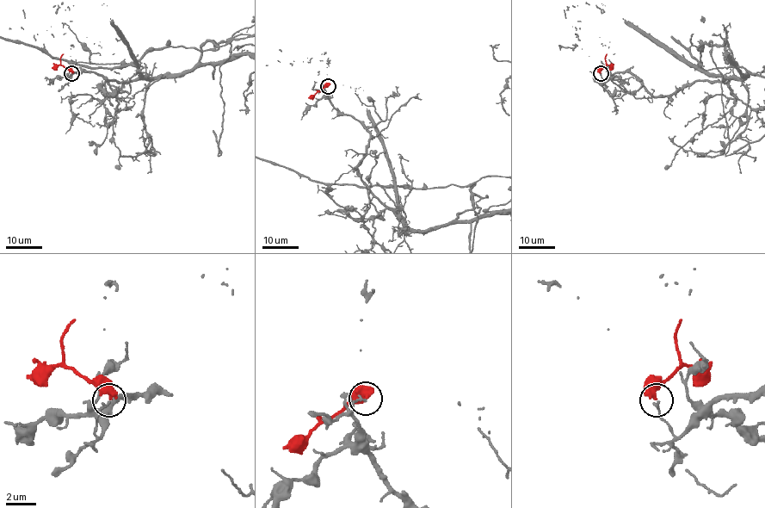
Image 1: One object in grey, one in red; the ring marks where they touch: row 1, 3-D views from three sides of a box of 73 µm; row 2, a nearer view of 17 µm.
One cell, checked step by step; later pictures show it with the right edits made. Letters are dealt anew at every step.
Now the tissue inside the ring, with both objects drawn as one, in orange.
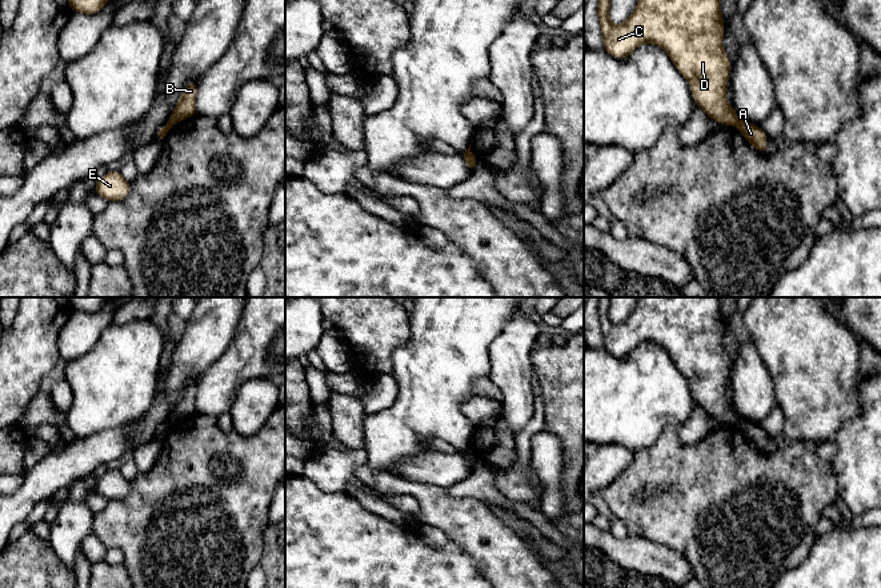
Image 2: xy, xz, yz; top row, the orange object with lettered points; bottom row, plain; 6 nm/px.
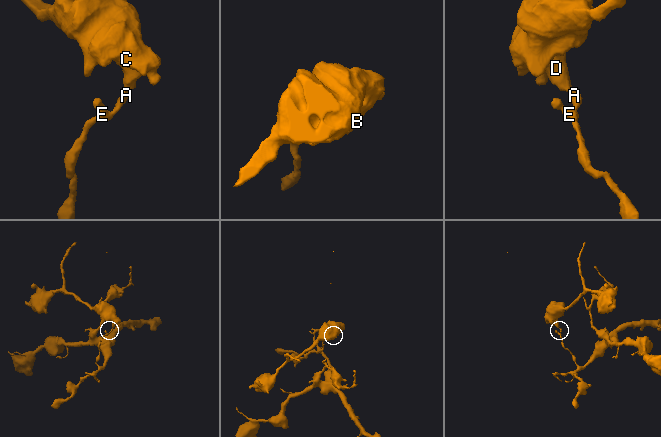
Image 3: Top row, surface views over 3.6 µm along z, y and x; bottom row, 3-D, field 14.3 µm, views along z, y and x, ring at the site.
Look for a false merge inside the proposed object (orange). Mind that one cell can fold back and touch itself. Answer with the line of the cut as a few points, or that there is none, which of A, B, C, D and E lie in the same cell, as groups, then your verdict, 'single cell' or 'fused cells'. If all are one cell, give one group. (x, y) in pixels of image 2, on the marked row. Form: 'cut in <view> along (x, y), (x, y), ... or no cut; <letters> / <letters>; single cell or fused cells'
cut in xy along (168, 122), (172, 124); A E / B C D; fused cells

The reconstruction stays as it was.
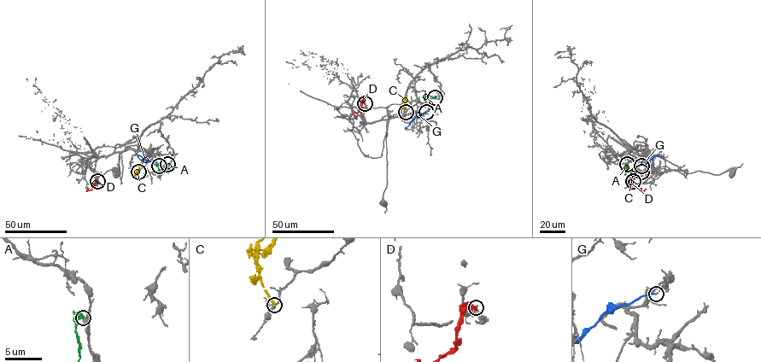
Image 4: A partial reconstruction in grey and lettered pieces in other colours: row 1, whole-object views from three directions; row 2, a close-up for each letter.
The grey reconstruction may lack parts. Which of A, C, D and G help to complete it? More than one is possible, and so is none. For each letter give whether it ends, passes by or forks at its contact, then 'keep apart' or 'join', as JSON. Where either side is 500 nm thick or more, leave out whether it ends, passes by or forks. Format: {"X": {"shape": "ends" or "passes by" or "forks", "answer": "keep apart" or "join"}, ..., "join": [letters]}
{"A": {"shape": "ends", "answer": "keep apart"}, "C": {"shape": "ends", "answer": "keep apart"}, "D": {"shape": "ends", "answer": "keep apart"}, "G": {"shape": "ends", "answer": "keep apart"}, "join": []}

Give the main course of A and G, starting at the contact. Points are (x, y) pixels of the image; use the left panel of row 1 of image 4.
A: (166, 164), (168, 166), (161, 174), (155, 166)
G: (159, 166), (138, 156)

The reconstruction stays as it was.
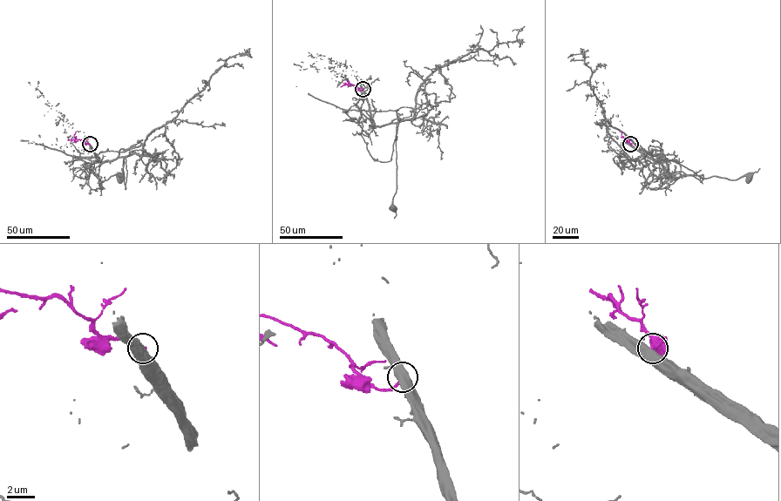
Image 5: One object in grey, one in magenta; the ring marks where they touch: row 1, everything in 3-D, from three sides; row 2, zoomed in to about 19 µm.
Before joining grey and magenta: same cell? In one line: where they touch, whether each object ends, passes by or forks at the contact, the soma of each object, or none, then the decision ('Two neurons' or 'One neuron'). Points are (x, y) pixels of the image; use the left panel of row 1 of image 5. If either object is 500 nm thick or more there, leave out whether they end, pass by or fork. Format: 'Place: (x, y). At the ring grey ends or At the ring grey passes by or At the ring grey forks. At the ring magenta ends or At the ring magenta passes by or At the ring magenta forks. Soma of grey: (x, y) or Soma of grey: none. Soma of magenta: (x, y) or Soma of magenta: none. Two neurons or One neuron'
Place: (90, 144). Soma of grey: (120, 178). Soma of magenta: none. Two neurons

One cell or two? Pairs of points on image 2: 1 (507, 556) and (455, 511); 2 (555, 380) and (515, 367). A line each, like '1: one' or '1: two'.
1: one
2: two

